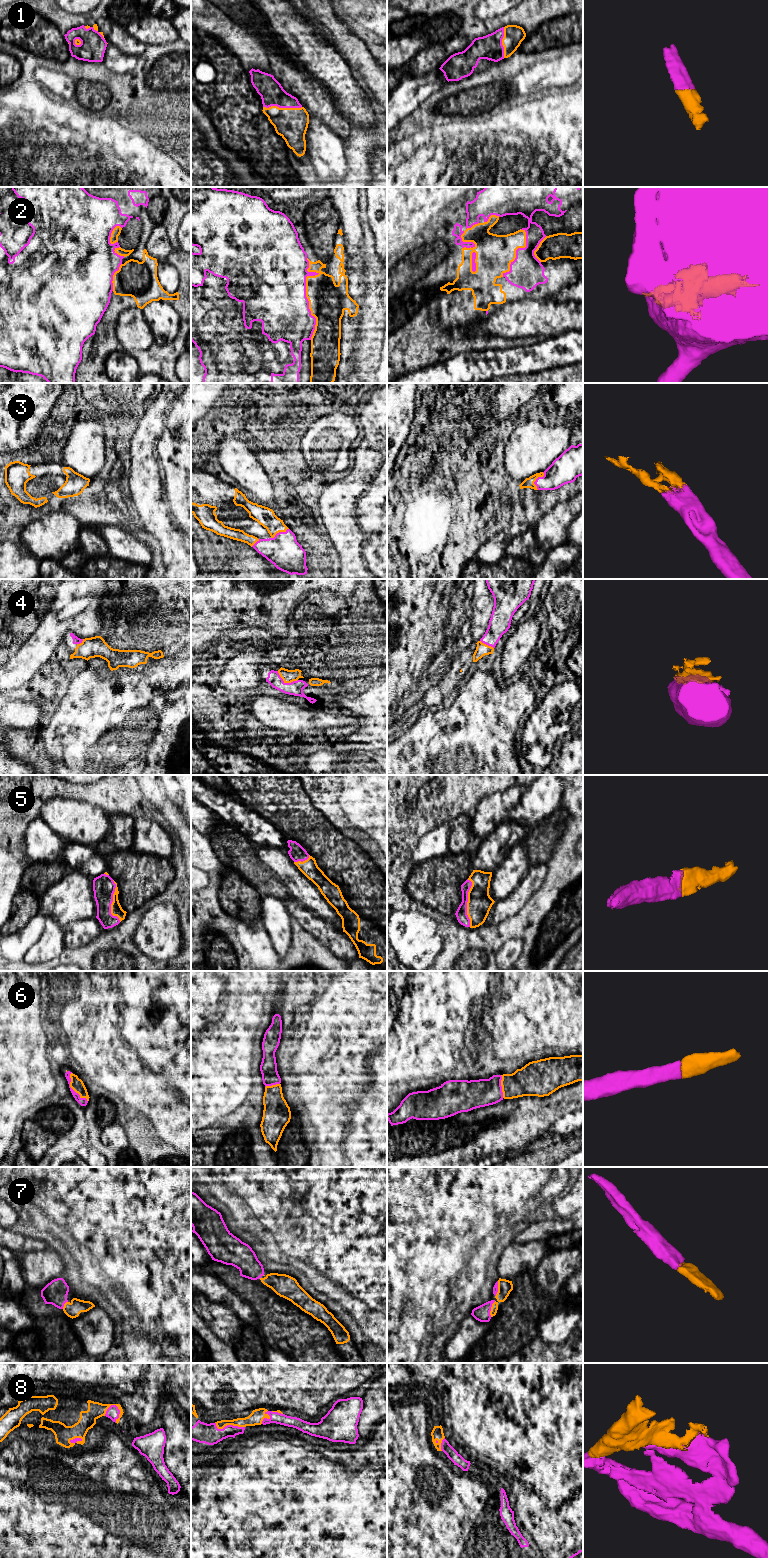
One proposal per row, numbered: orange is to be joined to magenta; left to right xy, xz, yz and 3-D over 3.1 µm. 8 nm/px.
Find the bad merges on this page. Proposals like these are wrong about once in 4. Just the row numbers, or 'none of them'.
2

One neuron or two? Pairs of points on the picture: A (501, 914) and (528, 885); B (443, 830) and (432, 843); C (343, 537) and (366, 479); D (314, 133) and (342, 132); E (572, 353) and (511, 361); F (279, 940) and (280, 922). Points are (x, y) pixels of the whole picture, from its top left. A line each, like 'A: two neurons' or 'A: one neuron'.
A: one neuron
B: one neuron
C: one neuron
D: two neurons
E: one neuron
F: one neuron

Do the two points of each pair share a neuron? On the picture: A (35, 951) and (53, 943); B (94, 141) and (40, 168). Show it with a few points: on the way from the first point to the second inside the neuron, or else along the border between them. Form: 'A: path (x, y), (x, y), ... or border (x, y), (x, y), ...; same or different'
A: path (39, 951), (49, 946); same
B: path (81, 150), (63, 168), (53, 168); same

